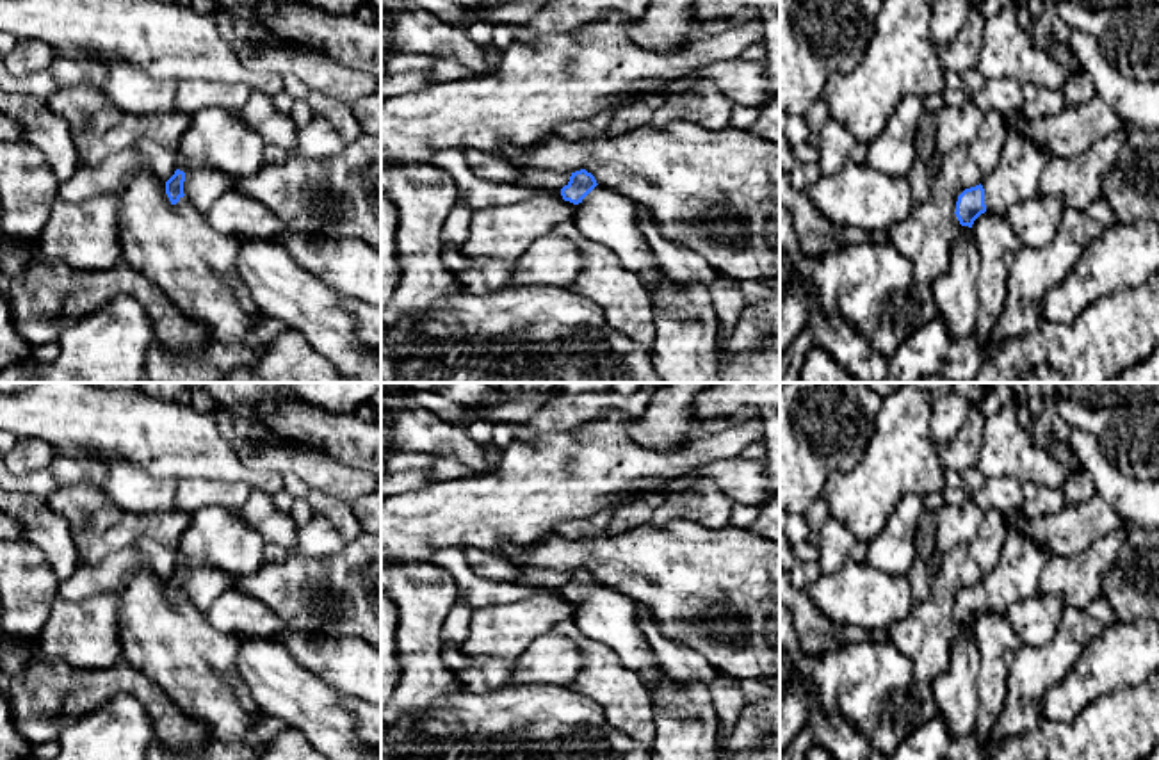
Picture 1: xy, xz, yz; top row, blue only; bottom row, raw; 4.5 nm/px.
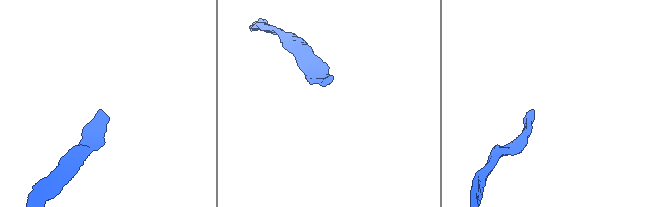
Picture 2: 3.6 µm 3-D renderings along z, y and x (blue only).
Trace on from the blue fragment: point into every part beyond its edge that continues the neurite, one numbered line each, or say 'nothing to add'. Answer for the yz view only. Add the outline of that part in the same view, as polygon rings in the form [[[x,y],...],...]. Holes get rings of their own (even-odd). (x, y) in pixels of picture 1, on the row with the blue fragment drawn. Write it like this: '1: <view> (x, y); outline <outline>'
1: yz (1015, 178); outline [[[1009,132],[993,171],[983,178],[986,212],[1004,214],[1009,206],[1040,194],[1040,178],[1052,157],[1031,139]]]

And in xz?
1: xz (607, 218); outline [[[596,185],[573,217],[579,231],[611,249],[627,271],[639,276],[648,294],[661,287],[662,272],[646,239],[636,224],[637,205],[614,189]]]

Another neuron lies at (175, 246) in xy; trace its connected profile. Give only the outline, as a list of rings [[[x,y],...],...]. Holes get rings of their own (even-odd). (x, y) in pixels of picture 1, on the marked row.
[[[141,157],[135,174],[112,194],[119,205],[121,260],[155,281],[189,317],[208,327],[208,340],[247,342],[256,354],[271,340],[258,340],[247,326],[260,313],[244,311],[235,287],[240,283],[240,244],[210,226],[187,198],[173,205],[166,182]]]

